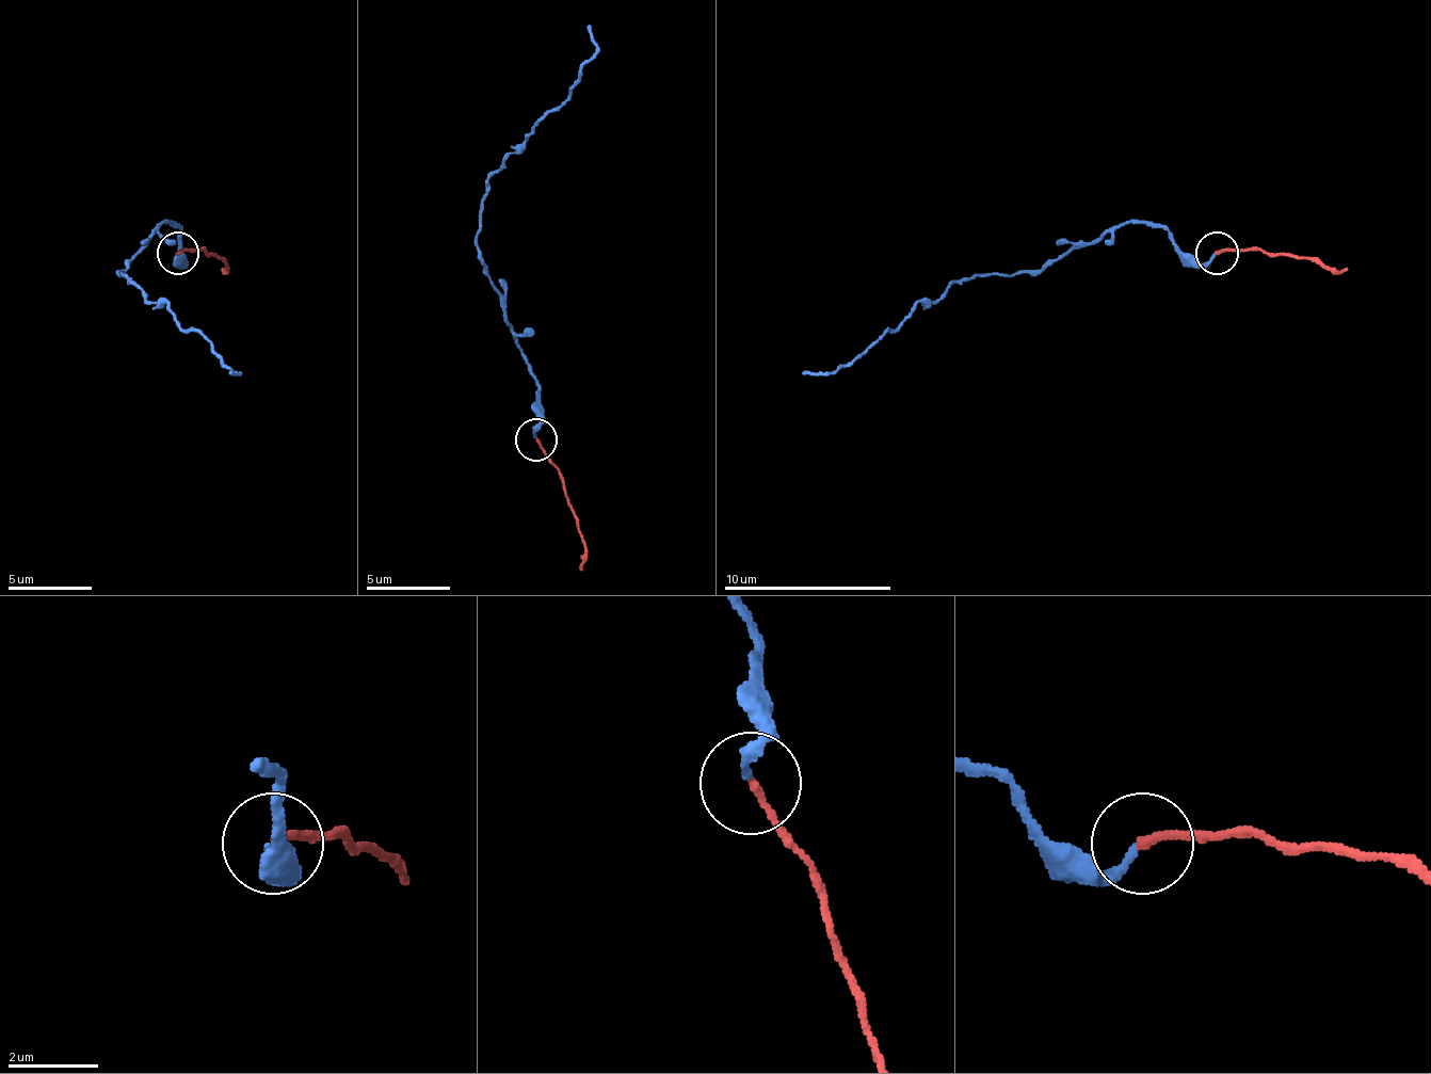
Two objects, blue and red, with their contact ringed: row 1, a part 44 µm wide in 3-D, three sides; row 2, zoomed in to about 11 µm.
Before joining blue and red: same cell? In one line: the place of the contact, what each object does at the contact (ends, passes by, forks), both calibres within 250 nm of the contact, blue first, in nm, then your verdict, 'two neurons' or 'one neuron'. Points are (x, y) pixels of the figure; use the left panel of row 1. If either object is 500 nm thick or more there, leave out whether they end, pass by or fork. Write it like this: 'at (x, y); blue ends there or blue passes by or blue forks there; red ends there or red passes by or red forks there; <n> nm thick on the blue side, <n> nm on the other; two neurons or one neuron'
at (178, 253); blue ends there; red ends there; 200 nm thick on the blue side, 170 nm on the other; one neuron

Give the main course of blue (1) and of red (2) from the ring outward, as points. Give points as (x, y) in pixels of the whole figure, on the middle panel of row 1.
1: (537, 438), (541, 388), (482, 261), (478, 210), (486, 177), (571, 93), (596, 50), (588, 25)
2: (537, 438), (575, 514), (583, 540), (579, 570)

